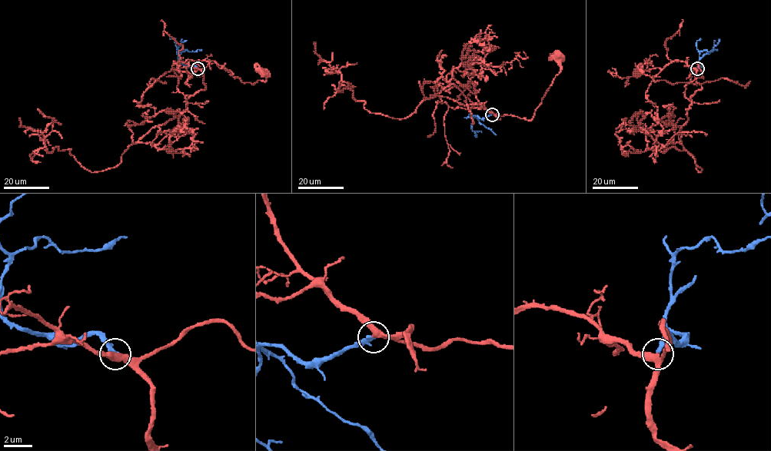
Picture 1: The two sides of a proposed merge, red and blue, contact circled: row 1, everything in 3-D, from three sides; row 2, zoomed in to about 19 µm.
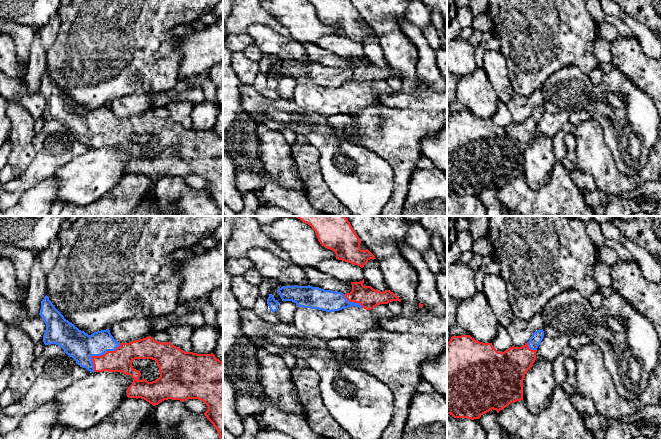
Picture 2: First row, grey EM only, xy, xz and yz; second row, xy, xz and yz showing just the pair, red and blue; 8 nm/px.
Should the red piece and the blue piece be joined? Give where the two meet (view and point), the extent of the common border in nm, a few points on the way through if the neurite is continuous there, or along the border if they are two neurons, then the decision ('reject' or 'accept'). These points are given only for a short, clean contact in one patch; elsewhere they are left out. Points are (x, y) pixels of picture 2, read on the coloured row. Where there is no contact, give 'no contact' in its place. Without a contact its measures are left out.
meets red in xy at (99, 356); contact 320 nm long; runs through xy (120, 360), (113, 356), (99, 356), (77, 344); accept

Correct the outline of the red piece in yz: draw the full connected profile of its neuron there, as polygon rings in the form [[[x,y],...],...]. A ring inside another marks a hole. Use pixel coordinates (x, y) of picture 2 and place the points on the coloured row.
[[[543,329],[537,330],[525,345],[498,352],[492,343],[479,342],[470,335],[452,336],[447,343],[447,414],[474,420],[492,409],[499,413],[509,404],[523,400],[523,380],[536,360],[537,348],[543,337]]]

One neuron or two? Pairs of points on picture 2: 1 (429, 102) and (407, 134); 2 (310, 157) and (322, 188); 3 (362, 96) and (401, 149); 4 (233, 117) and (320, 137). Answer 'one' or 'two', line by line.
1: two
2: one
3: two
4: two

